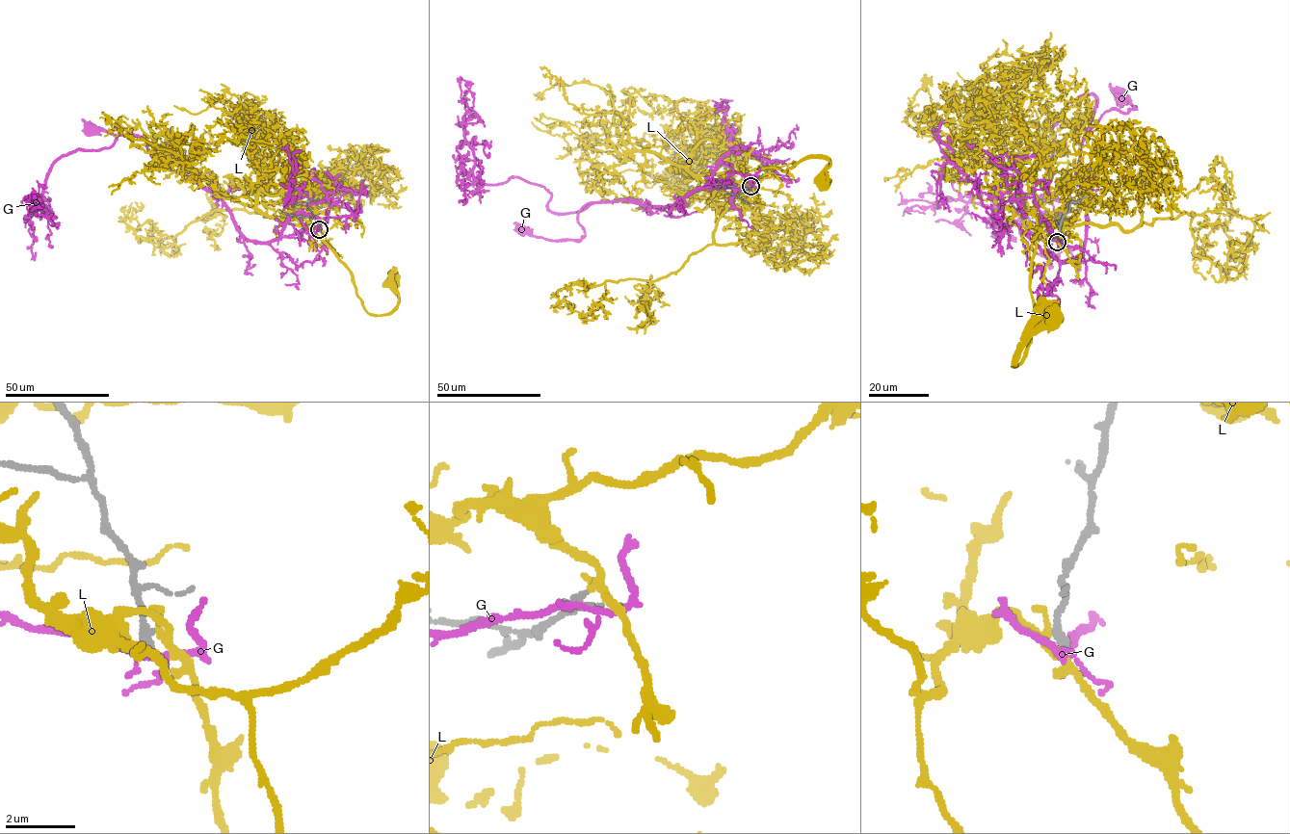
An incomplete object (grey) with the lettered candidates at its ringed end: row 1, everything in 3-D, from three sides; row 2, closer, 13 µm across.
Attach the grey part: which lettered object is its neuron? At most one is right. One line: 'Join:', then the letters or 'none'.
Join: none

